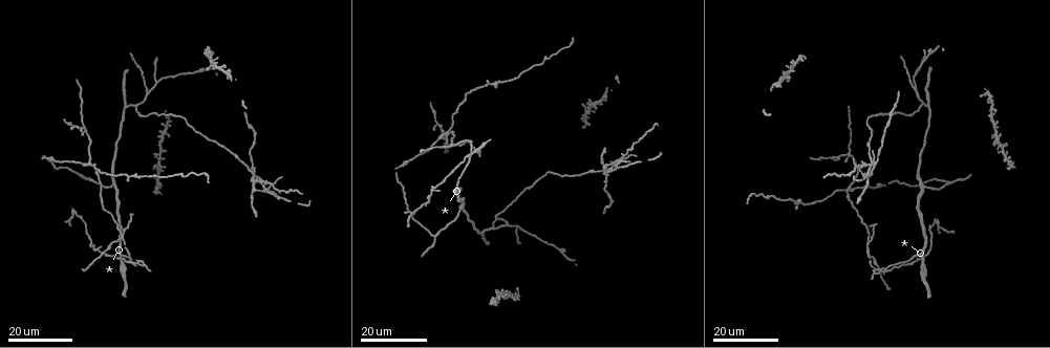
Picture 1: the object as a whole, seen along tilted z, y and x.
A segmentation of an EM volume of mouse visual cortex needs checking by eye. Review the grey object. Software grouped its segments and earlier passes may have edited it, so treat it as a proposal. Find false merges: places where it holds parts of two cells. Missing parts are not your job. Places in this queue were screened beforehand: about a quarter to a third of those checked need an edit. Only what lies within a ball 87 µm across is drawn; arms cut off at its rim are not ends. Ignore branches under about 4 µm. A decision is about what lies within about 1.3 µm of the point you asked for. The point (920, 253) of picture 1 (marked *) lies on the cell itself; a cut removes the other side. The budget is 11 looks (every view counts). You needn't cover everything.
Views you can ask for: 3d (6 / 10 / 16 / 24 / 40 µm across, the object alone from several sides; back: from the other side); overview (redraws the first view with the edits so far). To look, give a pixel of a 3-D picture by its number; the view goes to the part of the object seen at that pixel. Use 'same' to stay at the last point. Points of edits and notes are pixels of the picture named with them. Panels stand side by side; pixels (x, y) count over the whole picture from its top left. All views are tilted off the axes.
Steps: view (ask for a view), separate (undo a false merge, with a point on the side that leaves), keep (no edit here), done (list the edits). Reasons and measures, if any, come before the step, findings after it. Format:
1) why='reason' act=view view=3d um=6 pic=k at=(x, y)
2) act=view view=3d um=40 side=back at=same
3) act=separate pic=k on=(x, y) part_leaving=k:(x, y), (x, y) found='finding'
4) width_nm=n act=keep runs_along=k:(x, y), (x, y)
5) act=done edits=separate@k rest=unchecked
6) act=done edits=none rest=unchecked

why='three arms meet' act=view view=3d um=16 pic=1 at=(953, 183)

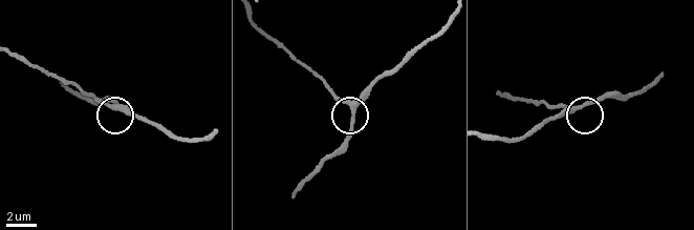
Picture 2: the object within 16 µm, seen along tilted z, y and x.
act=view view=3d um=6 pic=2 at=(353, 114)

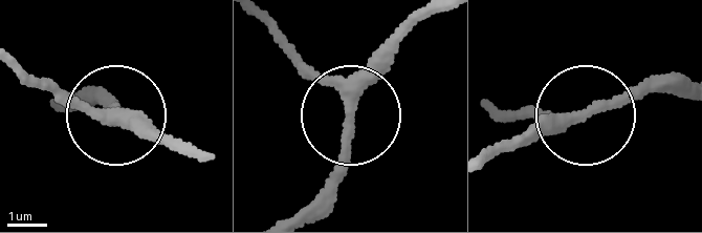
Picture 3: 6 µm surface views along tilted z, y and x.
width_nm=270 act=keep runs_along=3:(421, 18), (352, 110), (334, 205) found='continuous, no second cell'

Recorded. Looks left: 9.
why='looks like a crossing' act=view view=3d um=24 pic=1 at=(848, 154)

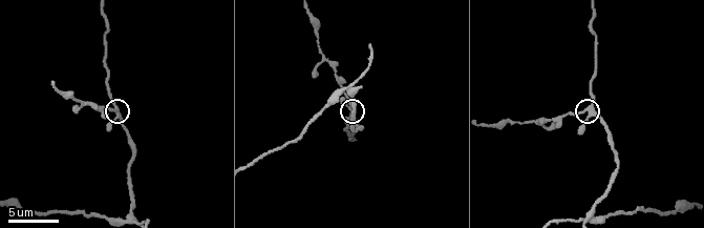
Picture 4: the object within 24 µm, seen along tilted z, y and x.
act=view view=3d um=10 pic=4 at=(588, 108)

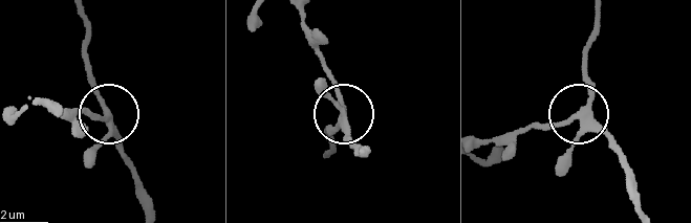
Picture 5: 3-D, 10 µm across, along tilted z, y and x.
side_arm_um=15 act=keep runs_along=5:(359, 154), (323, 60) found='continuous, no second cell'

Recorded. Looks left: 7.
why='three arms meet' act=view view=3d um=10 pic=4 at=(538, 124)

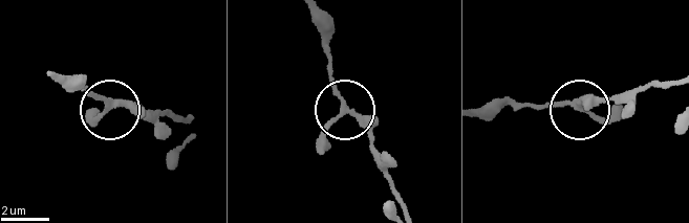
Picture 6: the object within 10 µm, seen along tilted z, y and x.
arms=3 act=keep found='one cell here'

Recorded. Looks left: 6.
why='three-way junction' act=view view=3d um=24 pic=1 at=(520, 225)

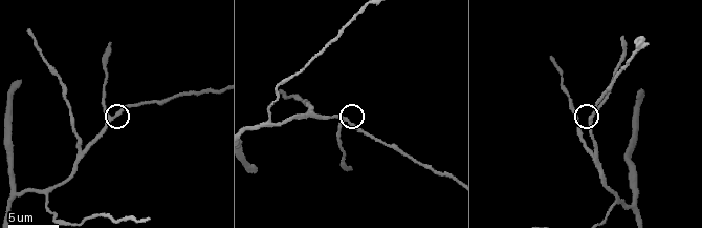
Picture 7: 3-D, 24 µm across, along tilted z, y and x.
why='closer look' act=view view=3d um=10 pic=7 at=(591, 118)

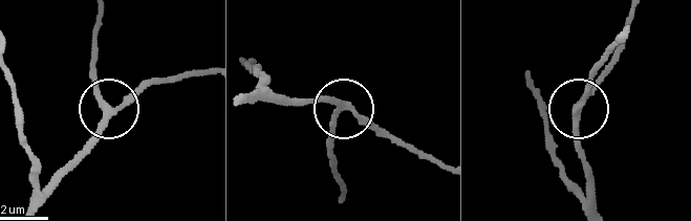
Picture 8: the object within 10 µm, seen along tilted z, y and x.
act=keep runs_along=8:(245, 103), (330, 101), (341, 112), (330, 149) found='one cell here'

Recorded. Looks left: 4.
why='three arms meet' act=view view=3d um=6 pic=7 at=(80, 147)

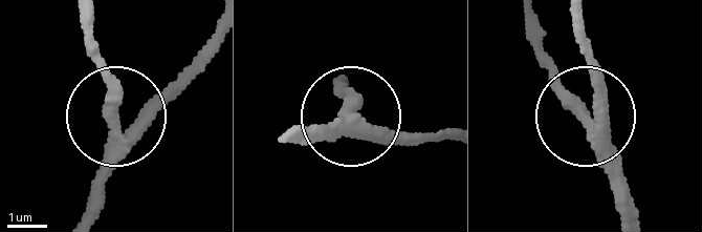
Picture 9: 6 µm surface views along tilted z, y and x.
width_nm=340 act=keep runs_along=9:(629, 213), (576, 98), (526, 39) found='all the same cell'

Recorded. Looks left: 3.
act=view view=3d um=16 pic=1 at=(924, 185)

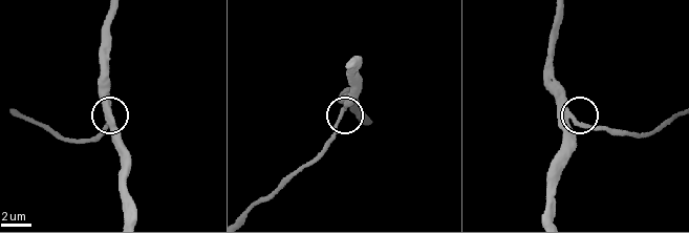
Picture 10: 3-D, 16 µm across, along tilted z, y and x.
act=view view=3d um=6 pic=10 at=(579, 124)

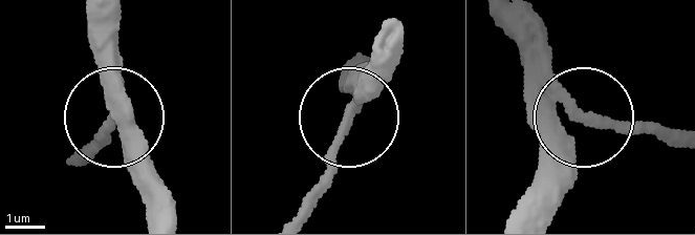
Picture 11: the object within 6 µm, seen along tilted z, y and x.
side_arm_um=42 act=keep runs_along=11:(523, 211), (542, 147), (583, 116), (676, 127) found='one cell here'

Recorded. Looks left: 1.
act=done edits=none rest=unchecked

